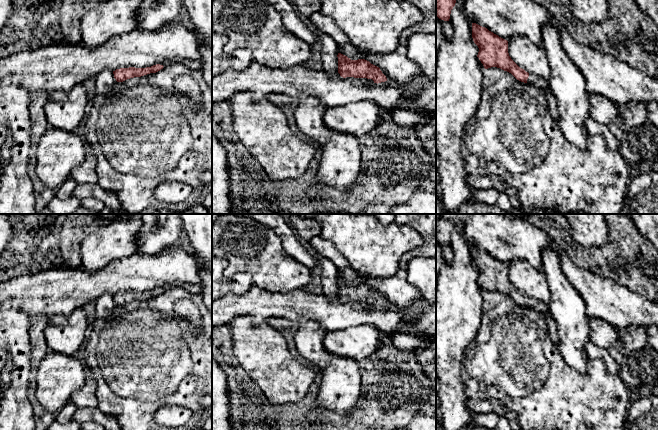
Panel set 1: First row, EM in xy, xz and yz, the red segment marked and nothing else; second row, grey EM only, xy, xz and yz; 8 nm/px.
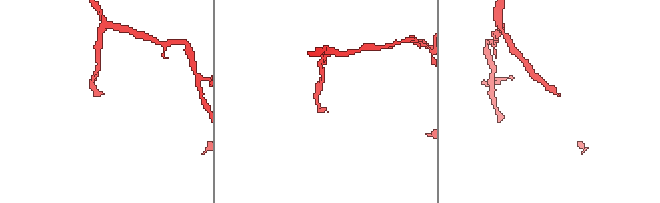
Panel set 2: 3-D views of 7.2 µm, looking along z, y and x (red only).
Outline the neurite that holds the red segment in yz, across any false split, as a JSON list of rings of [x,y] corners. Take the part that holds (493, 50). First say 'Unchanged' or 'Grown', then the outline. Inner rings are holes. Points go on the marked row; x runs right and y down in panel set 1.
Grown. [[[472,23],[472,38],[479,48],[477,57],[485,69],[497,67],[511,73],[521,82],[533,84],[543,90],[549,88],[548,80],[529,74],[511,59],[507,40],[476,23]]]

